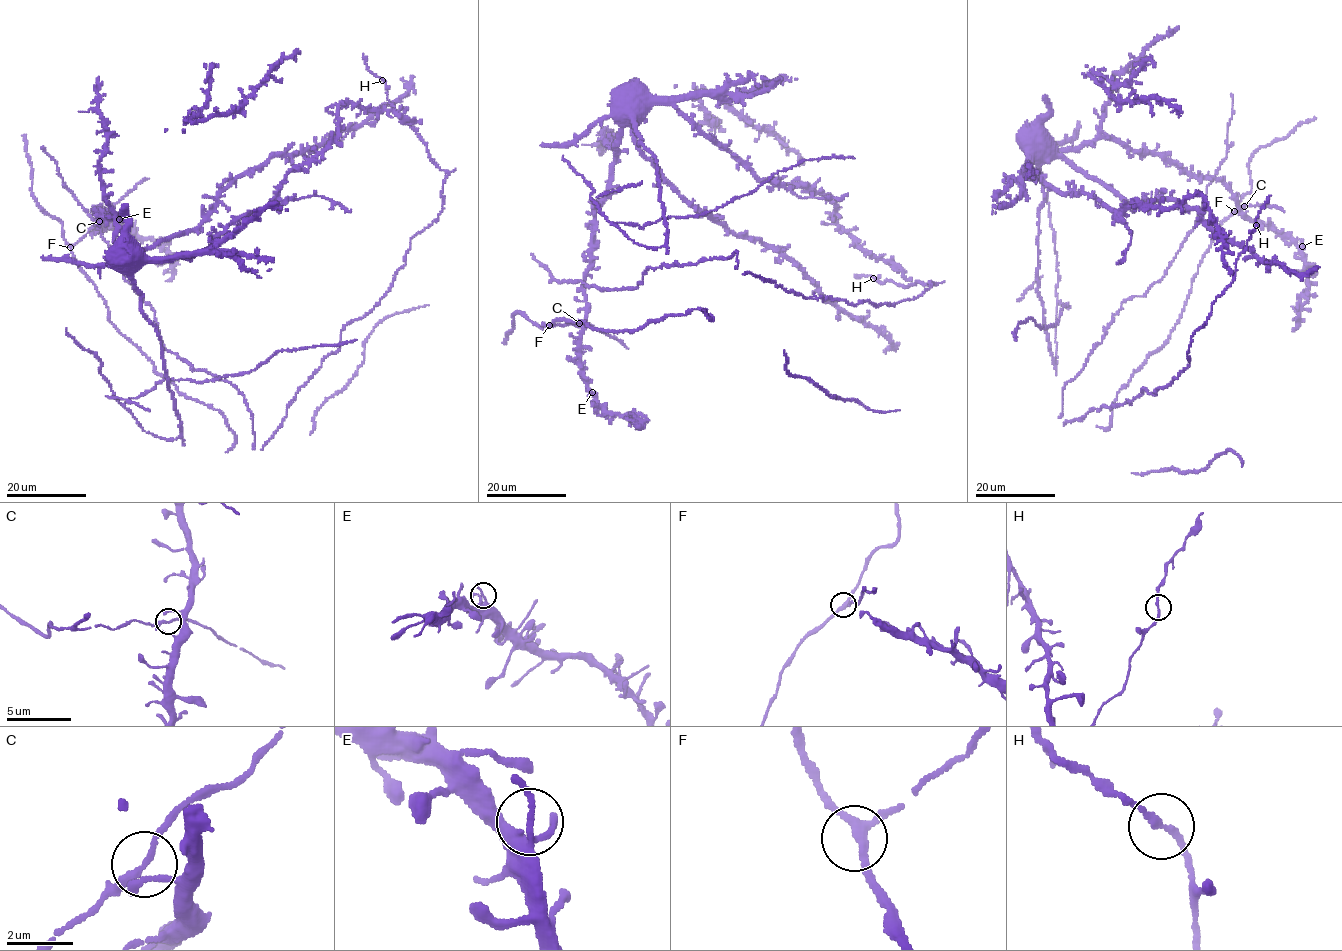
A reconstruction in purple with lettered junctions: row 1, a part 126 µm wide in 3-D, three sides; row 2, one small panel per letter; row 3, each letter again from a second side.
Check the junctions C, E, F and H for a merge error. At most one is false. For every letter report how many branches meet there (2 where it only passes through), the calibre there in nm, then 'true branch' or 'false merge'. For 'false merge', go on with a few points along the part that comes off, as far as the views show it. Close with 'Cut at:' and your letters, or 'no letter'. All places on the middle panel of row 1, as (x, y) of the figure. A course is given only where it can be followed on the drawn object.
C: branches 3; calibre 160 nm; true branch
E: branches 2; calibre 150 nm; true branch
F: branches 3; calibre 240 nm; true branch
H: branches 2; calibre 170 nm; true branch
Cut at: no letter

